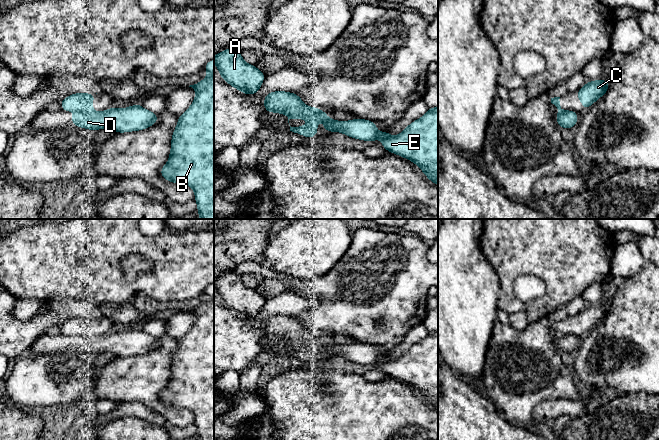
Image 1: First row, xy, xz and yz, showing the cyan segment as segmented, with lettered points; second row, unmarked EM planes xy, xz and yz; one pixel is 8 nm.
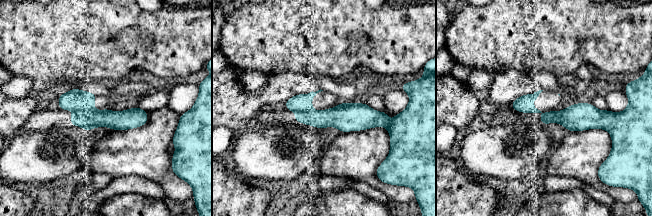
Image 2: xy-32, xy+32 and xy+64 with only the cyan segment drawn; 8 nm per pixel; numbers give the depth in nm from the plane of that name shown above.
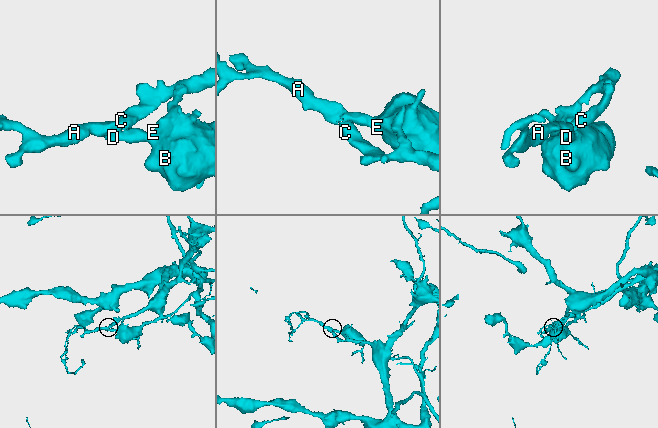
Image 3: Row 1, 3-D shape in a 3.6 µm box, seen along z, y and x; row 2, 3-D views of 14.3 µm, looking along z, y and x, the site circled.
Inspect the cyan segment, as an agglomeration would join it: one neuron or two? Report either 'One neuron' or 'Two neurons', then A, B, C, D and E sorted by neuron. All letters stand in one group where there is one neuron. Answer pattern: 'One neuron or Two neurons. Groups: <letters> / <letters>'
Two neurons. Groups: A C / B D E

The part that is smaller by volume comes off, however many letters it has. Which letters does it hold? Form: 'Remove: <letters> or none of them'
Remove: B, D, E

